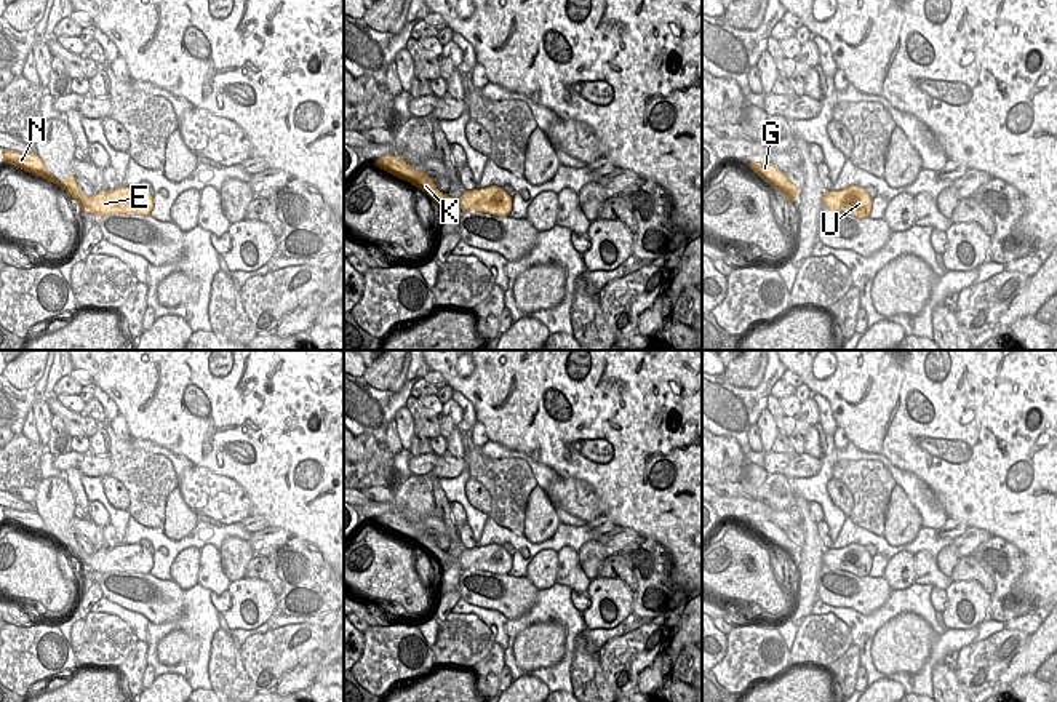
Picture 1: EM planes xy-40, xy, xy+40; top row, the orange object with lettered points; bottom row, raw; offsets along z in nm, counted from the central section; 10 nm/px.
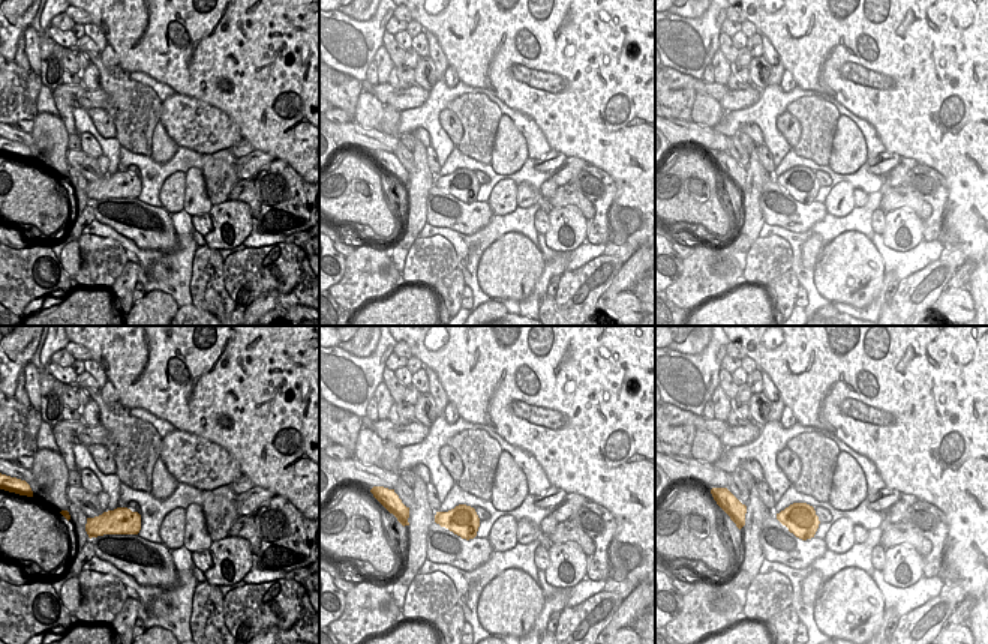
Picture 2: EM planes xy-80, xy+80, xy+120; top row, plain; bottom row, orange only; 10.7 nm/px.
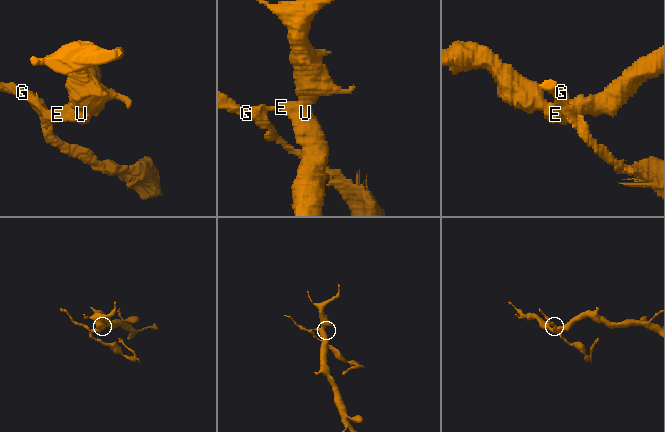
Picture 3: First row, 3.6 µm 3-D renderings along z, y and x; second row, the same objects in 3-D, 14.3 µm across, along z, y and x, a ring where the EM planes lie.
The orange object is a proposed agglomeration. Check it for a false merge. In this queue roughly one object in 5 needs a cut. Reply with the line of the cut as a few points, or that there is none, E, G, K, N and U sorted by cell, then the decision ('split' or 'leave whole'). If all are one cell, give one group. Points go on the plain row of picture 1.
cut in xy-40 along (91, 555), (79, 562); E U / G K N; split

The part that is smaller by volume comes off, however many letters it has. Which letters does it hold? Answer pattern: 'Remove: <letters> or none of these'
Remove: G, K, N

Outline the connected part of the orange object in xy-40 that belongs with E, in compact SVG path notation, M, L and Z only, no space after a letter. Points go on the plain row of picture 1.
M139 544L117 545L110 550L98 550L78 561L82 571L93 571L98 576L106 572L139 572L149 574L154 568L152 553Z

